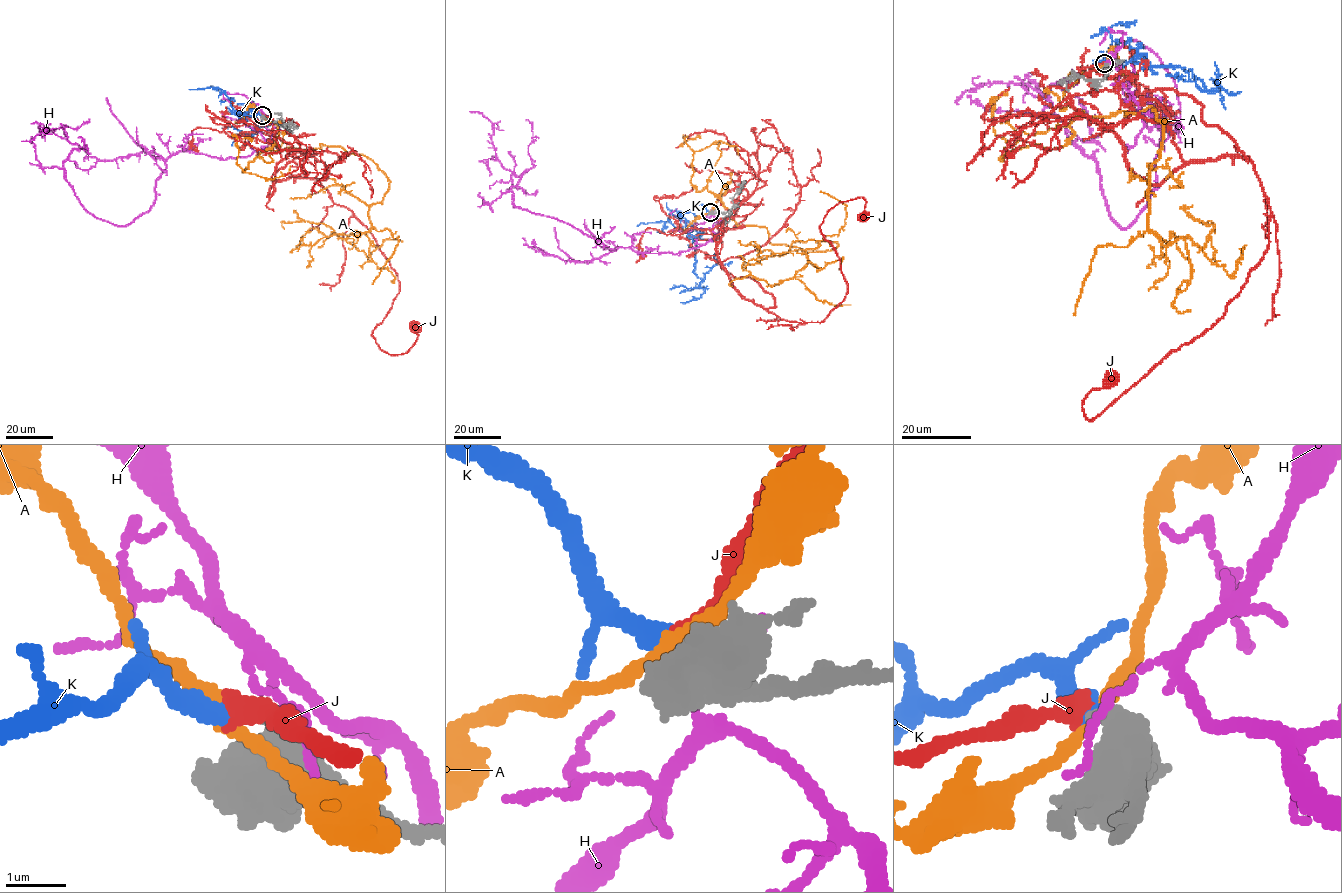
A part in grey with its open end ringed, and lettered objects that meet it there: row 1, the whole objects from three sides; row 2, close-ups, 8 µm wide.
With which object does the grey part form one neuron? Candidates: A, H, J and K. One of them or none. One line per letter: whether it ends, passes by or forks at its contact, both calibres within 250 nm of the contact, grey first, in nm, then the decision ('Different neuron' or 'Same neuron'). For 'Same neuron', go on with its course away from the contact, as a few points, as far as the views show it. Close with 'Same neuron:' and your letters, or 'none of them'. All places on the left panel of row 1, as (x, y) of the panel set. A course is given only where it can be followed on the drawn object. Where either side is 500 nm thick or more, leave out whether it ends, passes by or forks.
A: It passes by. Thickness 340 nm (grey) against 220 nm. Different neuron
H: Thickness 750 nm (grey) against 90 nm. Different neuron
J: It ends there. Thickness 320 nm (grey) against 300 nm. Different neuron
K: It ends there. Thickness 360 nm (grey) against 300 nm. Same neuron. Its course: (262, 115), (234, 111), (240, 117), (245, 113), (240, 111), (257, 132), (232, 134)
Same neuron: K

